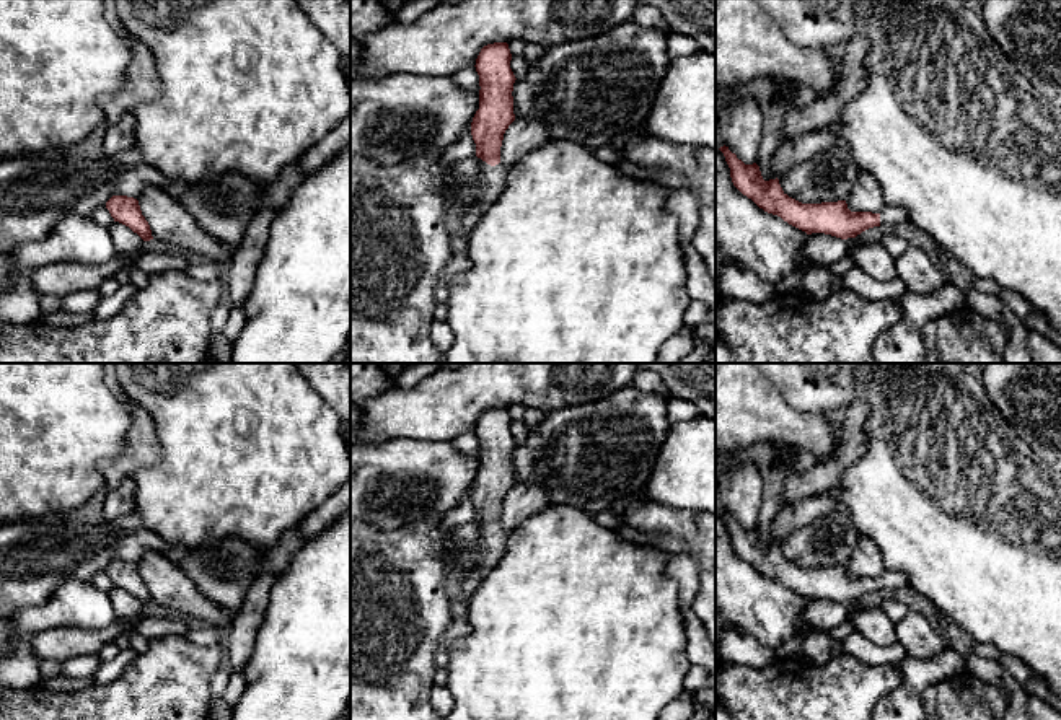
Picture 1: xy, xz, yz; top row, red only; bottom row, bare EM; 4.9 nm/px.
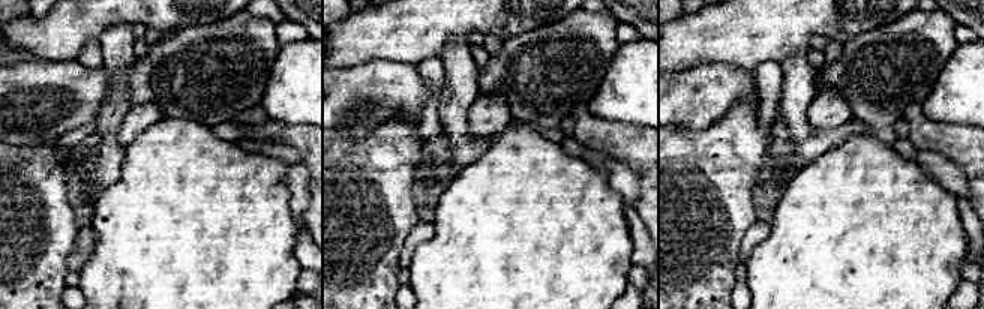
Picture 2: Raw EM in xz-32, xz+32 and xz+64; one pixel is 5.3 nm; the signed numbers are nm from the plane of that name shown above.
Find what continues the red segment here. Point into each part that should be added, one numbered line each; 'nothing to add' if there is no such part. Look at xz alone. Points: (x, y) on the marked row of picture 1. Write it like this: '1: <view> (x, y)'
1: xz (493, 180)

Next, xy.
nothing to add

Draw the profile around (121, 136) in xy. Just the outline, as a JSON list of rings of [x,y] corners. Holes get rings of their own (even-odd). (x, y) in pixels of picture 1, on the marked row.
[[[124,114],[116,124],[108,124],[103,134],[103,153],[114,155],[135,147],[135,117]]]

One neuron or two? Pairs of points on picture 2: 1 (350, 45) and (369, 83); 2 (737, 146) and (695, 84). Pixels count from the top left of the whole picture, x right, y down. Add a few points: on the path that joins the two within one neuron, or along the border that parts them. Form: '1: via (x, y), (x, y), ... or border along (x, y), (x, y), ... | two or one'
1: border along (395, 63), (372, 60), (338, 69) | two
2: border along (750, 102), (735, 102), (704, 129), (684, 128) | two

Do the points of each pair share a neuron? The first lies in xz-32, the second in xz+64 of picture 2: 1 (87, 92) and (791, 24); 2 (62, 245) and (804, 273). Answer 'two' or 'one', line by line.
1: two
2: two

